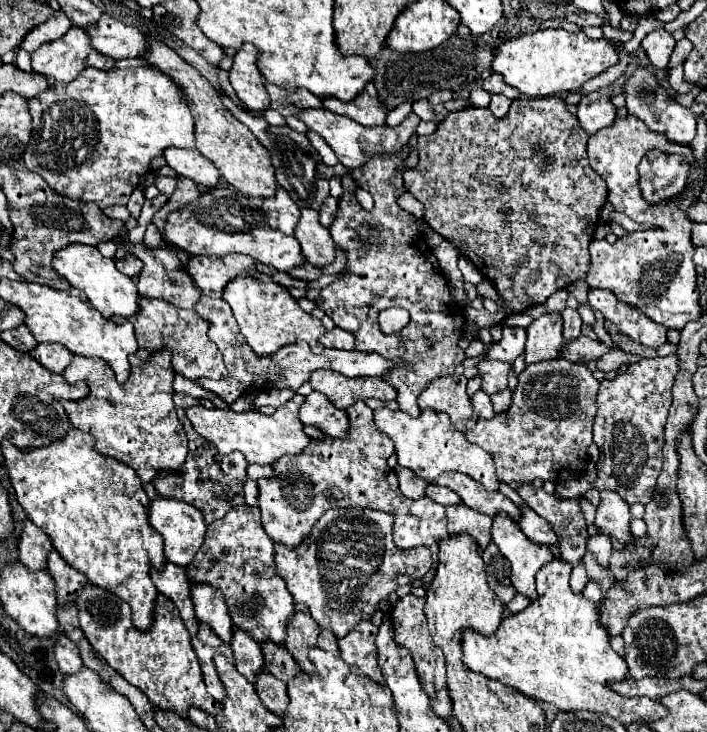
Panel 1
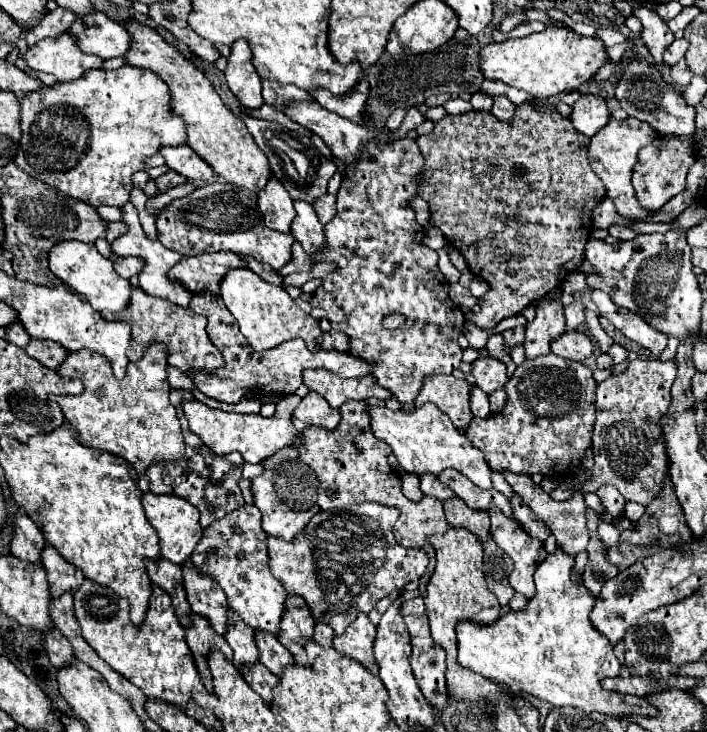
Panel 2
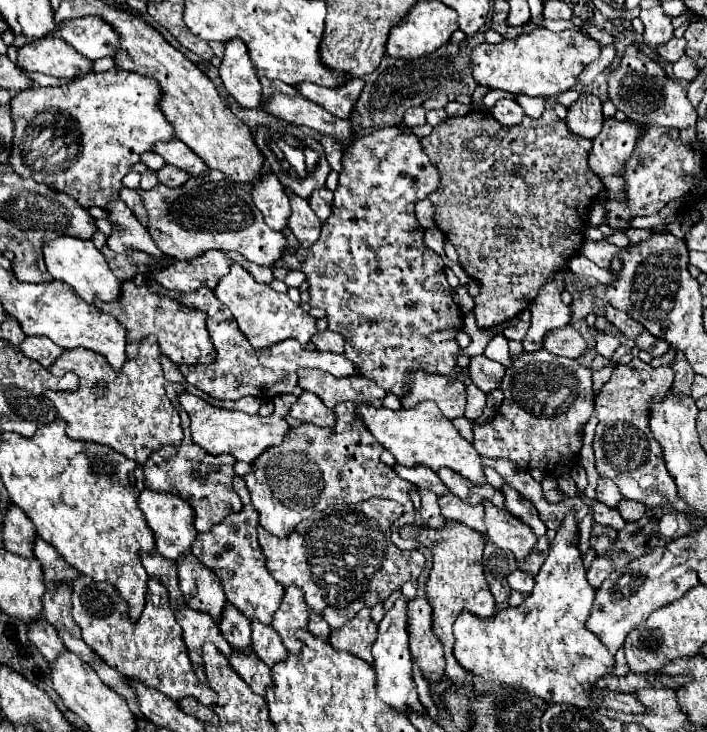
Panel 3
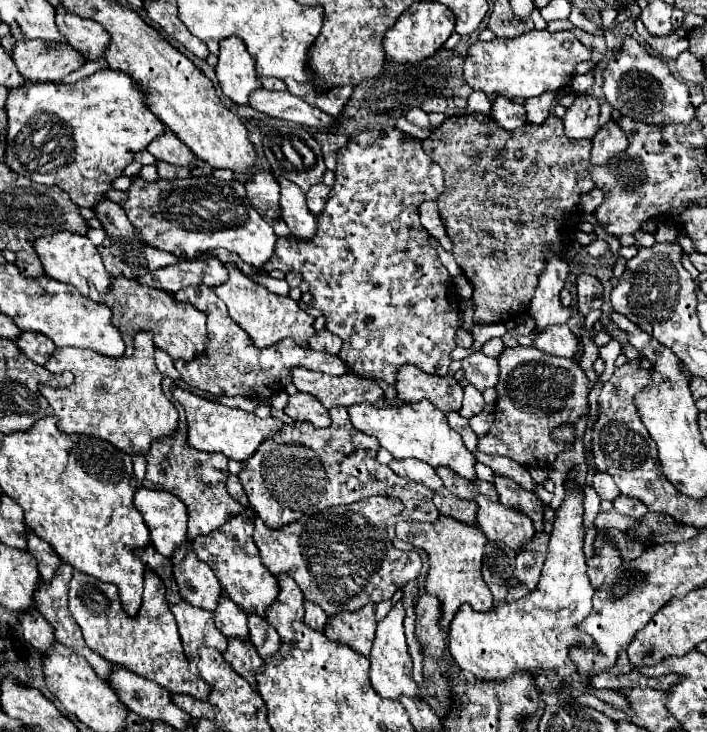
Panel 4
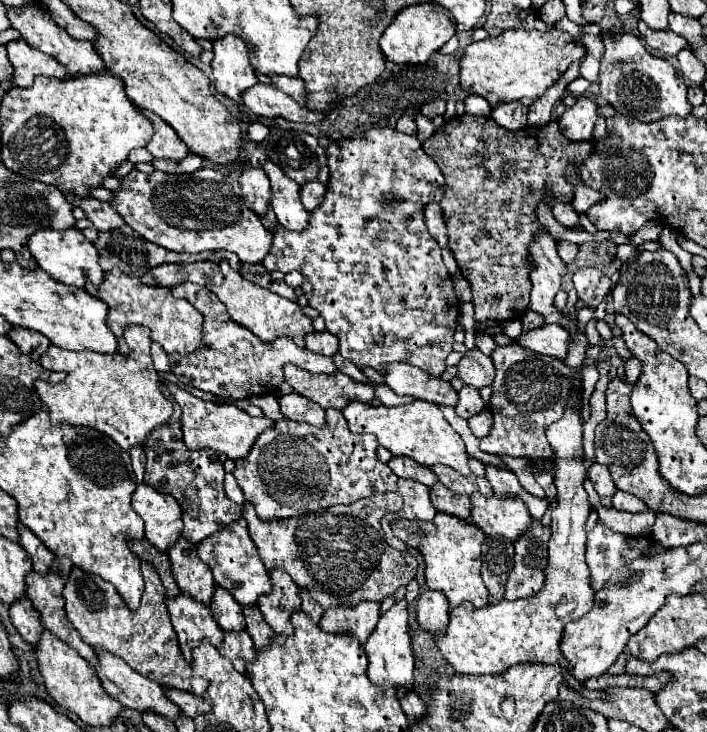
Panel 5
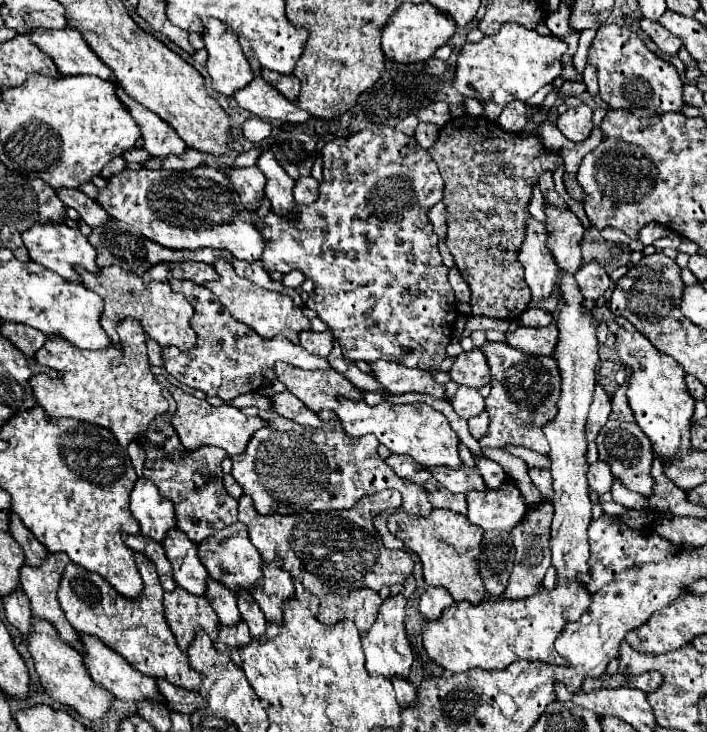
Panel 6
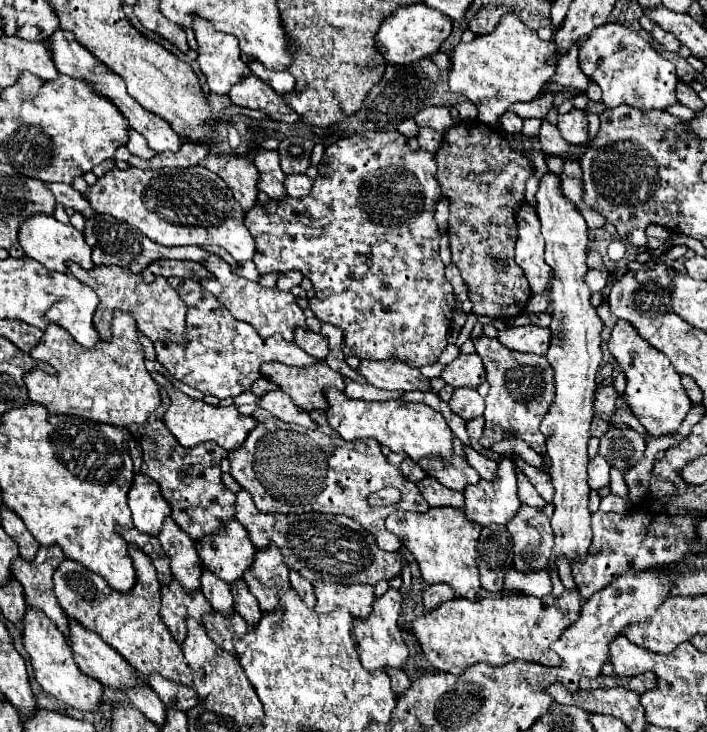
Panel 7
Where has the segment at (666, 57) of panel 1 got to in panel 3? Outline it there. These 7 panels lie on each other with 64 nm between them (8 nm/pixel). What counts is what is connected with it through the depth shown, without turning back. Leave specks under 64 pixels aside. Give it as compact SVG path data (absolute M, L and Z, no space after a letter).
M660 6L652 8L652 10L640 10L638 18L644 22L644 44L656 54L658 46L666 44L670 38L674 38L672 34L672 24L670 18L662 12Z

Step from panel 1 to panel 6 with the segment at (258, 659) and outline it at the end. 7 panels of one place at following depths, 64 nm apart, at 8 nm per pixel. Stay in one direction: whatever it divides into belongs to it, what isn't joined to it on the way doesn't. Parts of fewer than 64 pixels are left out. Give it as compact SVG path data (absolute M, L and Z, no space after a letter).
M212 578L208 580L208 594L206 594L210 606L214 608L214 612L220 618L222 626L236 626L242 622L238 604L236 604L236 596L226 590L226 586L222 586L220 582L214 582Z

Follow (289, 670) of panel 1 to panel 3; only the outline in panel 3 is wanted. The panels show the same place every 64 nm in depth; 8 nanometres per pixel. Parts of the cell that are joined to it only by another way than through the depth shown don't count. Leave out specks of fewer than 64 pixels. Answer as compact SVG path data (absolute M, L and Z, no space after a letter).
M252 622L252 646L256 656L268 668L282 662L282 658L286 658L288 654L282 640L278 638L278 632L272 626L262 626L260 622Z

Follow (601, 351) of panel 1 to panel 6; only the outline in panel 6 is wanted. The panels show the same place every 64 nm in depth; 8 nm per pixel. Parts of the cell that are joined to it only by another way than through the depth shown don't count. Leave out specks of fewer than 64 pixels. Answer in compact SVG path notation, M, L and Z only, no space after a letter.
M548 324L544 328L524 328L520 326L514 334L506 334L506 342L518 350L538 356L552 356L554 346L558 342L556 324Z

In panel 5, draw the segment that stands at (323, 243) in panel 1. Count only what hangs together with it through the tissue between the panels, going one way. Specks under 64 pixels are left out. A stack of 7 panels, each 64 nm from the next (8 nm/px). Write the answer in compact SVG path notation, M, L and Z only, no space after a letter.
M270 160L264 162L264 170L270 178L274 196L272 196L272 210L278 216L278 222L294 232L302 232L308 226L308 212L300 202L300 186L286 178L286 174L274 166Z

